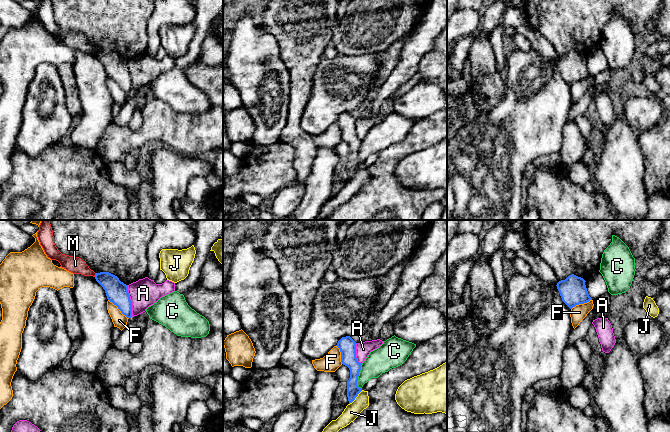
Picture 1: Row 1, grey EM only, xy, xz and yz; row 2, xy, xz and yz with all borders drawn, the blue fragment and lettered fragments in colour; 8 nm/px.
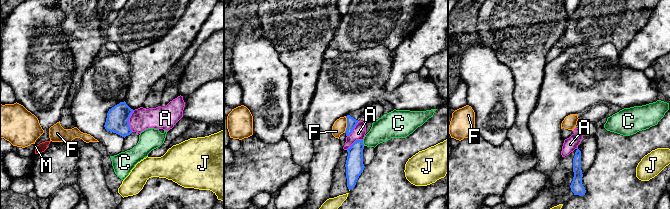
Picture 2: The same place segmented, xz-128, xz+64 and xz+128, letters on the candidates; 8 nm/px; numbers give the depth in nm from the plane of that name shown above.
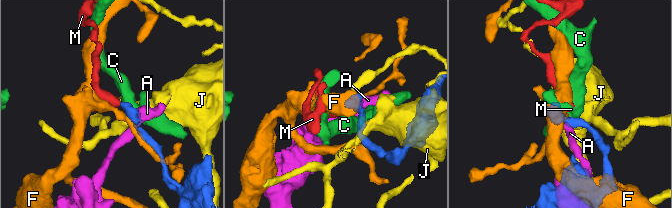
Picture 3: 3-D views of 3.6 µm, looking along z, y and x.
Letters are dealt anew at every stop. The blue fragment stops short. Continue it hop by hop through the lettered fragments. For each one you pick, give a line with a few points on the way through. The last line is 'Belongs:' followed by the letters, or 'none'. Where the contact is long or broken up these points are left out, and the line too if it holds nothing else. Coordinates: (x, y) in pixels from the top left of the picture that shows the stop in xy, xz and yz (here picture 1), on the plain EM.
Belongs: none

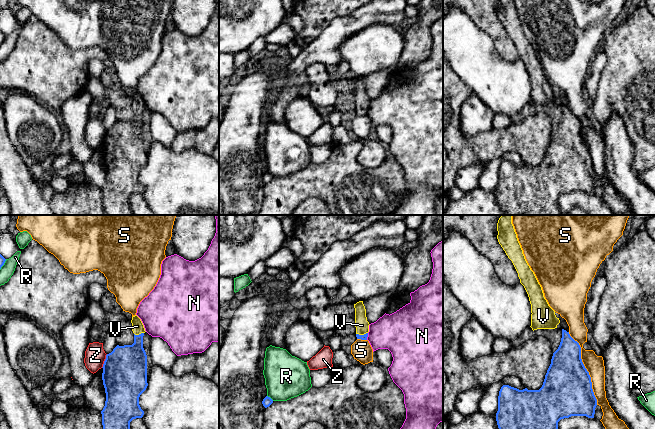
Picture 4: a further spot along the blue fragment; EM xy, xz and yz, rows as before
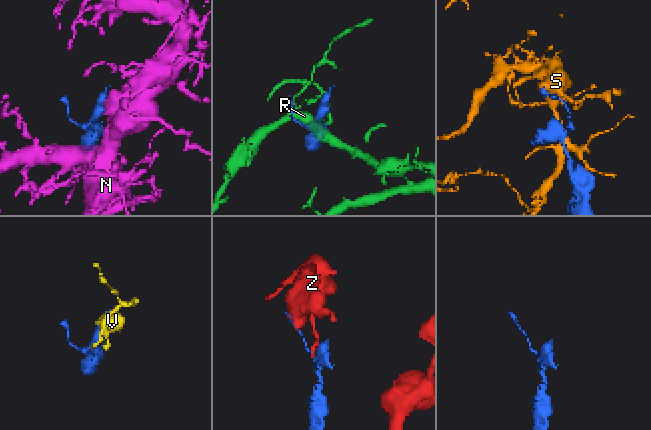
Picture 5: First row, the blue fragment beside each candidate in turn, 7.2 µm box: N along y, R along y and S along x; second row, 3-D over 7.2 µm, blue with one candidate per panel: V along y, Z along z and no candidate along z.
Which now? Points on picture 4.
V: across xy (128, 139), (135, 130), (139, 110), (137, 102)
Belongs: V

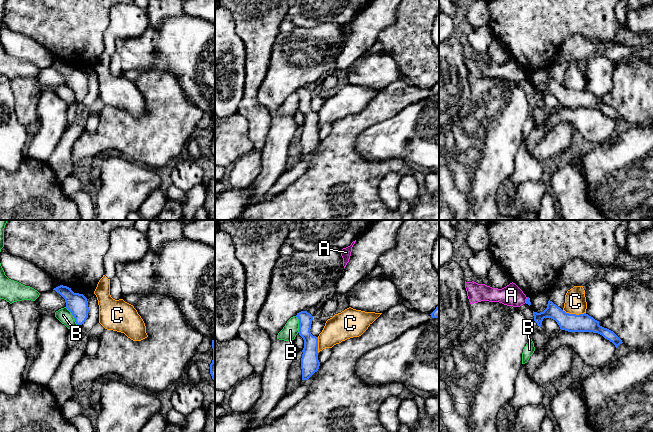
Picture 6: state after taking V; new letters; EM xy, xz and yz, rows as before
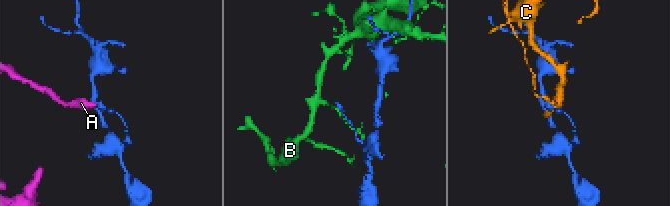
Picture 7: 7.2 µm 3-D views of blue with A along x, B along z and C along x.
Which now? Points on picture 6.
Belongs: none

